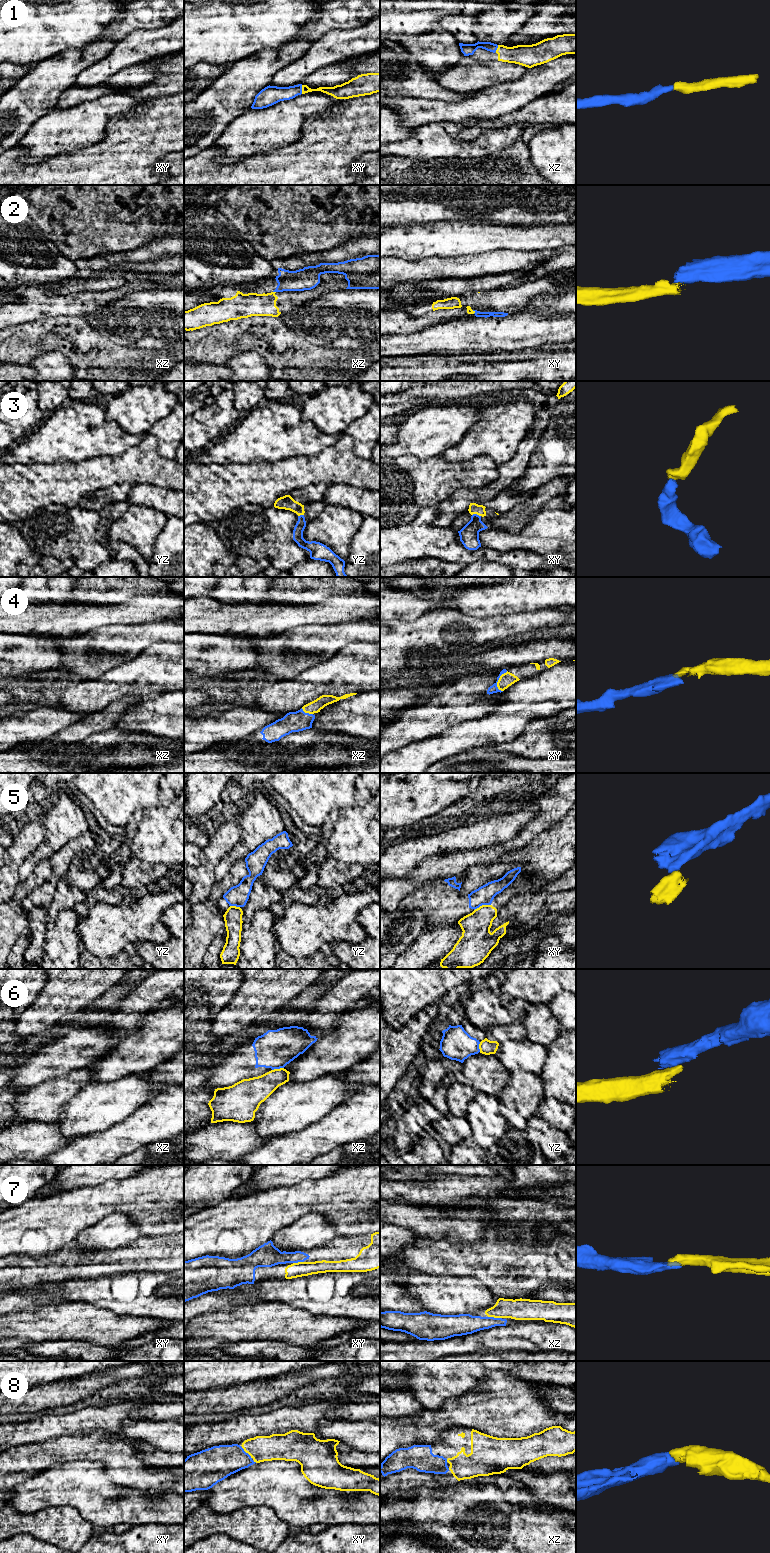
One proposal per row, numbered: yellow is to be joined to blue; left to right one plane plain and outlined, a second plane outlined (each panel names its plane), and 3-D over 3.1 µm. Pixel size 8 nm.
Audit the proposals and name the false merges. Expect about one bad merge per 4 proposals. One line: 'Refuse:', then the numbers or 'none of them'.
Refuse: 2, 5, 6

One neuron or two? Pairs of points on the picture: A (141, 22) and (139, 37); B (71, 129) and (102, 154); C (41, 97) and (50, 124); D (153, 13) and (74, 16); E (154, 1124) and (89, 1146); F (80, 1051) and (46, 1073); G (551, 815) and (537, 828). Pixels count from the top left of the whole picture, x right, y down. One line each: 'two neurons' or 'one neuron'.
A: two neurons
B: two neurons
C: two neurons
D: two neurons
E: one neuron
F: one neuron
G: one neuron

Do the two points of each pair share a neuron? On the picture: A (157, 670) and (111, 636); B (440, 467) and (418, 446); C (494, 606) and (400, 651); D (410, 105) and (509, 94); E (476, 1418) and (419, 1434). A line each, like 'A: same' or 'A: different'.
A: different
B: different
C: different
D: same
E: same

